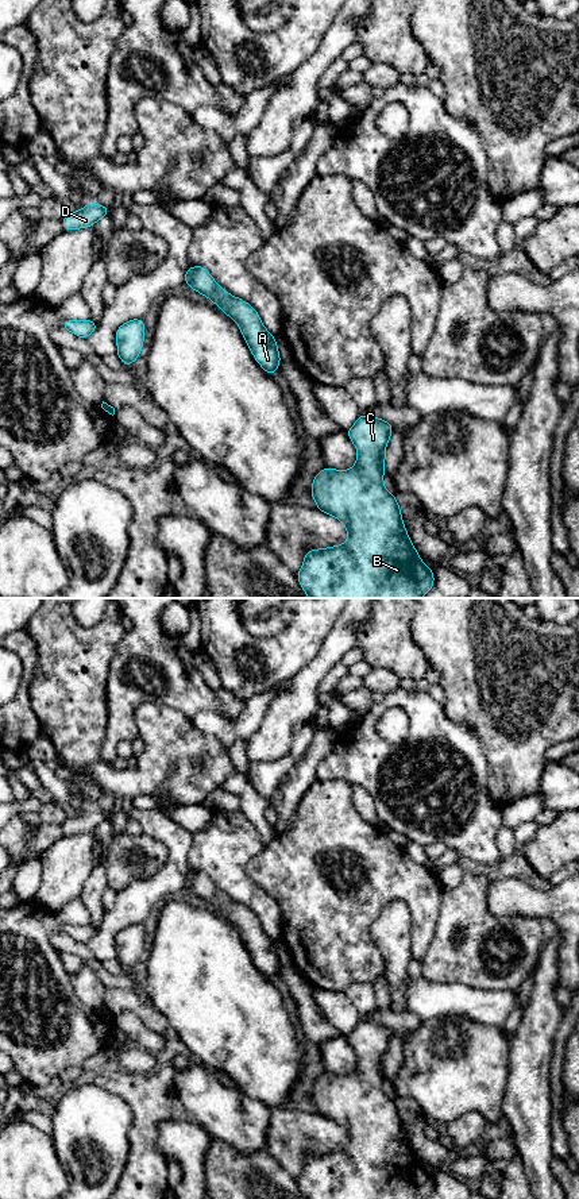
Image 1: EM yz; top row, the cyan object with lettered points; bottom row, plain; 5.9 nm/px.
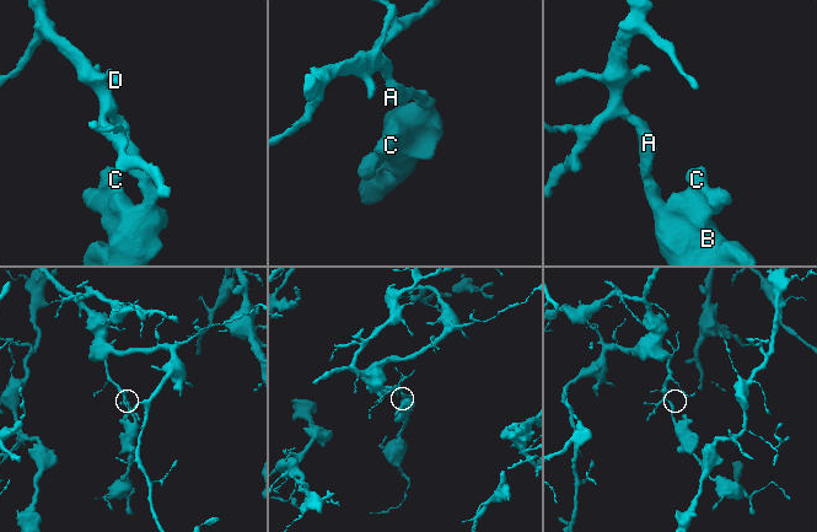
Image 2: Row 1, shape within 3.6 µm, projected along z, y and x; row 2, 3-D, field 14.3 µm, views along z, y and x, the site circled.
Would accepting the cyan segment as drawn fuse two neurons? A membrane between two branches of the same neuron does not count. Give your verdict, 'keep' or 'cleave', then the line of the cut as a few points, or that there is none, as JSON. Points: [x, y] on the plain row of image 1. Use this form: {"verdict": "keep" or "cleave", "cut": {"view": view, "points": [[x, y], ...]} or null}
{"verdict": "keep", "cut": null}

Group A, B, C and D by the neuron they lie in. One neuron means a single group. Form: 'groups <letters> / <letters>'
groups A B C D

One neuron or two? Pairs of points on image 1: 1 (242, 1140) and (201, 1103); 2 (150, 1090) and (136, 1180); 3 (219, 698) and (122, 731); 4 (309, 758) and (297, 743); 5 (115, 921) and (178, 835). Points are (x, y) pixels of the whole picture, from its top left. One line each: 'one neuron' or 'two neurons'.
1: one neuron
2: one neuron
3: one neuron
4: two neurons
5: one neuron

